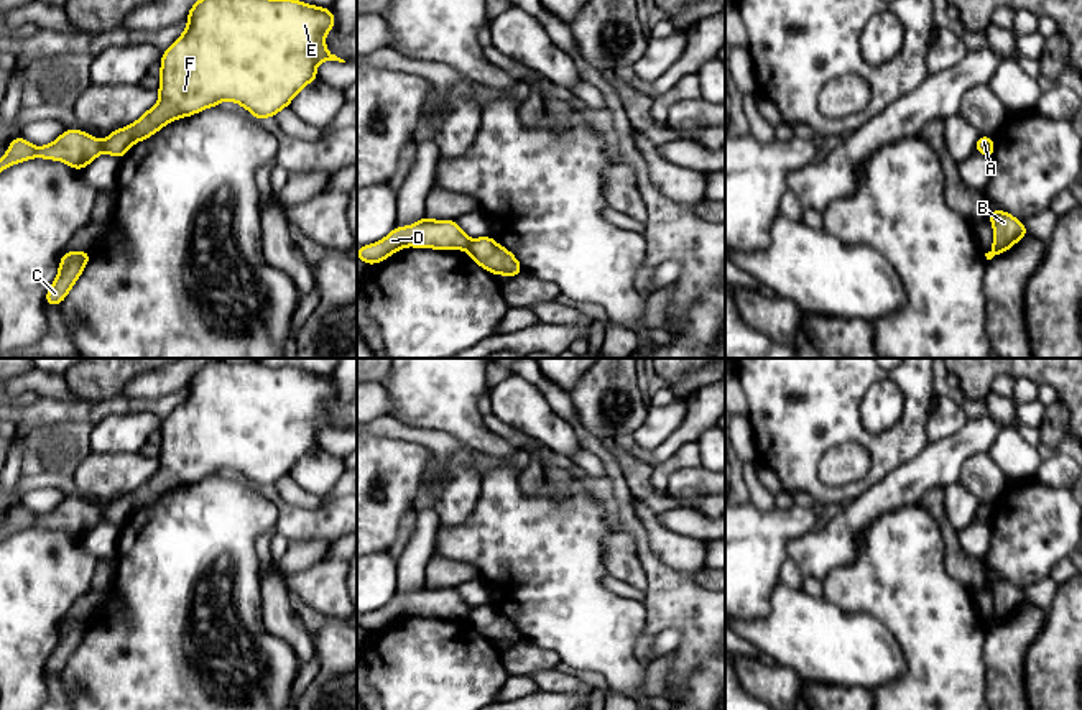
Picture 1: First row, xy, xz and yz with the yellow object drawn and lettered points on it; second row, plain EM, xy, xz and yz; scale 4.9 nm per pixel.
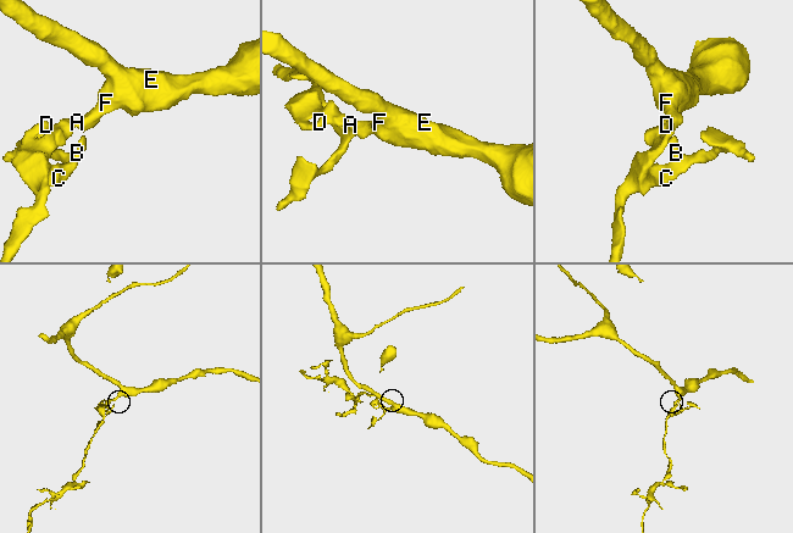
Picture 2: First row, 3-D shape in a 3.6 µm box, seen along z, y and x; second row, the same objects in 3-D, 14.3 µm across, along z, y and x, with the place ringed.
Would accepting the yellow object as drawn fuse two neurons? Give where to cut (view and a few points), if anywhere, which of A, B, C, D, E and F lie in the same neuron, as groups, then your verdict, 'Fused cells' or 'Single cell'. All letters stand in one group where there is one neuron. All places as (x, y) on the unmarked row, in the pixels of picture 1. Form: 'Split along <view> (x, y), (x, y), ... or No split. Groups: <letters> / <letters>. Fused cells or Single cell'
Split along xz (472, 608), (466, 617). Groups: A E F / B C D. Fused cells

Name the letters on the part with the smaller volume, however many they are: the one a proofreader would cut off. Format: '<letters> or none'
B, C, D

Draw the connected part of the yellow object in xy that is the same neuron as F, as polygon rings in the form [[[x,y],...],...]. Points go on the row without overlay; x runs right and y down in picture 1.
[[[219,358],[197,368],[186,388],[186,399],[161,424],[160,470],[130,495],[112,500],[102,509],[104,521],[122,528],[133,511],[153,505],[166,491],[181,485],[191,485],[224,468],[240,472],[258,488],[273,485],[288,475],[303,455],[319,447],[316,434],[321,429],[345,431],[335,422],[331,422],[324,413],[324,404],[335,391],[331,376],[321,376],[291,367],[266,367],[260,360],[232,363],[227,358]]]

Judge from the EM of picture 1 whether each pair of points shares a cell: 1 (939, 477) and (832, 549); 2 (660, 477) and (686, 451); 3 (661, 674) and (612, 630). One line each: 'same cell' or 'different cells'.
1: same cell
2: same cell
3: different cells

